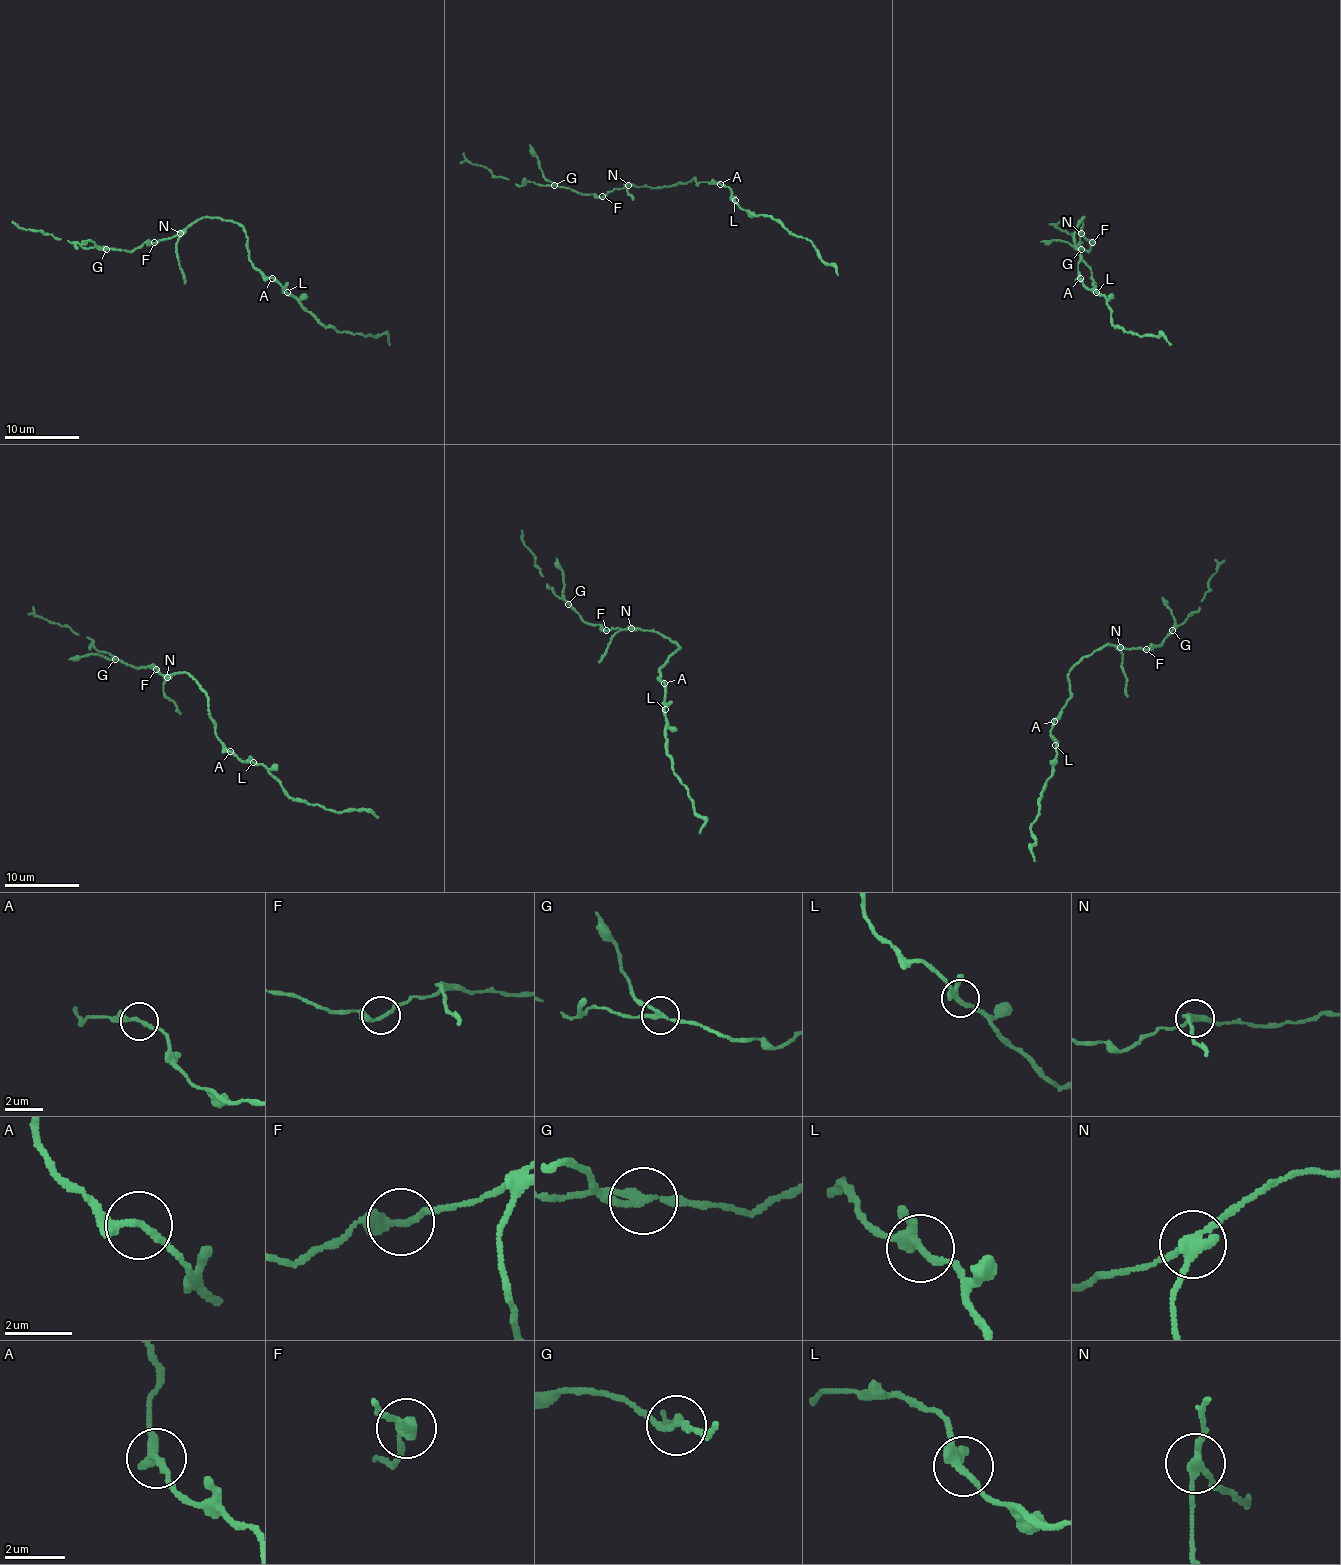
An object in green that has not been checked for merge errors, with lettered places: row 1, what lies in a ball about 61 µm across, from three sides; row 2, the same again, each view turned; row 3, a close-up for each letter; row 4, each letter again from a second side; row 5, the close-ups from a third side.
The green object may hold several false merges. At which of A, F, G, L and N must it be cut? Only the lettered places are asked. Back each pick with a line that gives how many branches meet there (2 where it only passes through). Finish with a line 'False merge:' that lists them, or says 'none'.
G: branches 3
N: branches 3
False merge: G, N

